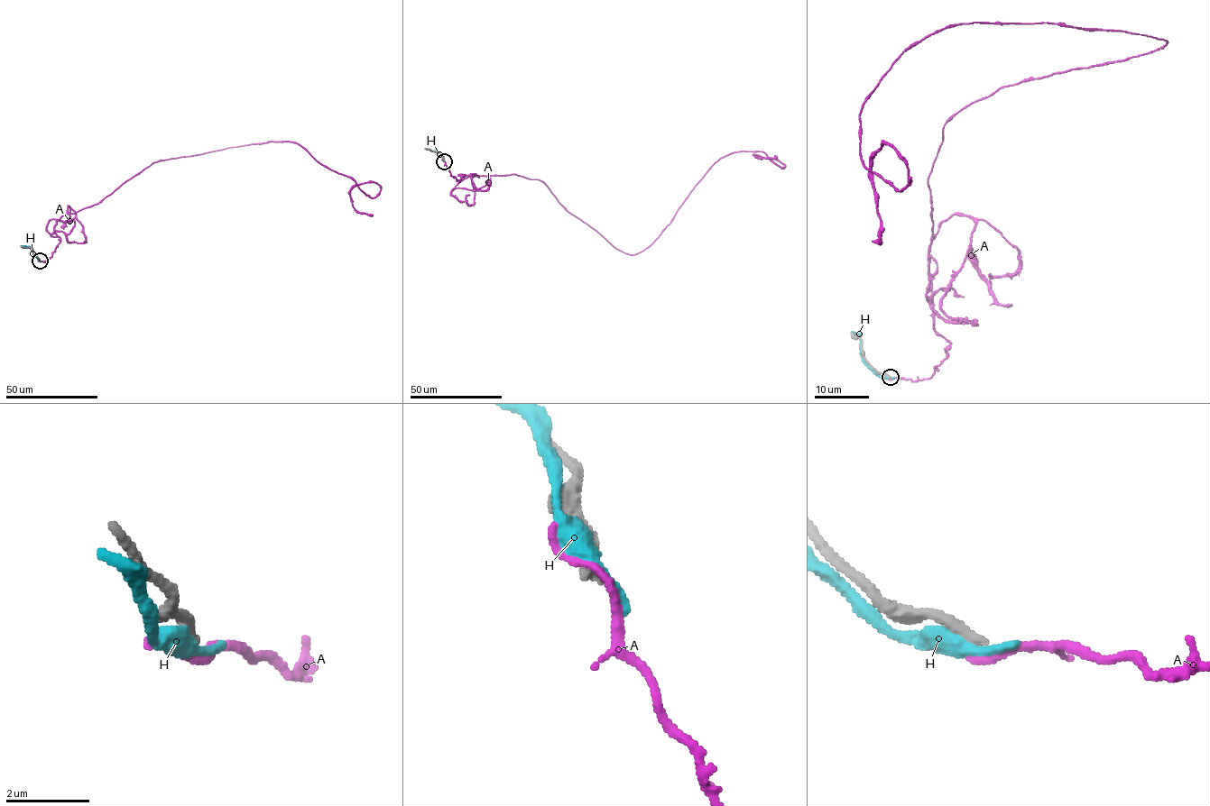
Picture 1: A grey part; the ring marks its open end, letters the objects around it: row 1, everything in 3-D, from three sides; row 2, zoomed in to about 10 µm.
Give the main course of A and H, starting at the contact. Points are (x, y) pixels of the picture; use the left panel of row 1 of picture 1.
A: (39, 261), (66, 214), (153, 162), (232, 147), (298, 143), (370, 197), (381, 187), (350, 191), (373, 215)
H: (40, 261), (30, 248), (20, 245)

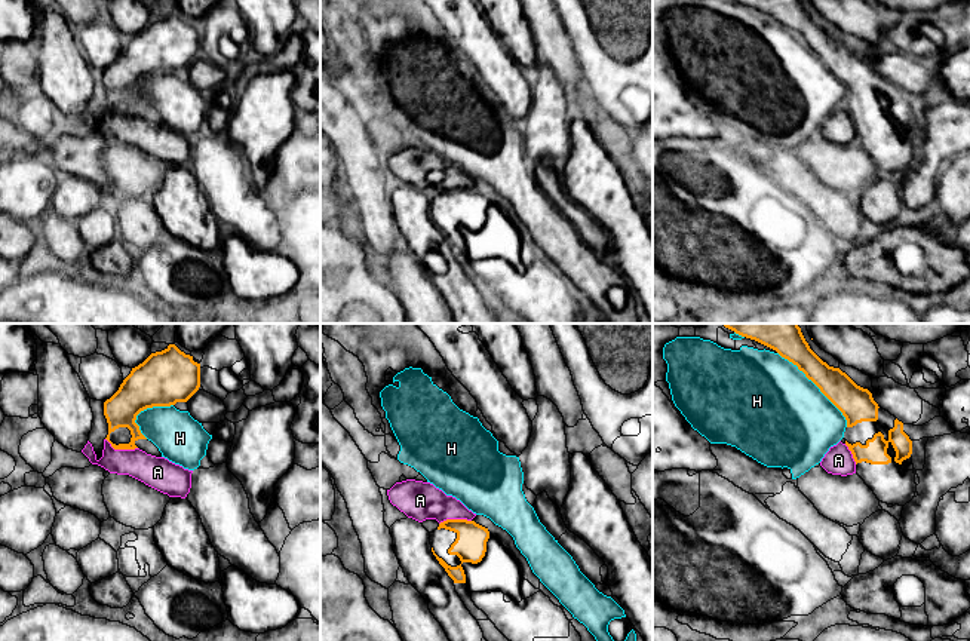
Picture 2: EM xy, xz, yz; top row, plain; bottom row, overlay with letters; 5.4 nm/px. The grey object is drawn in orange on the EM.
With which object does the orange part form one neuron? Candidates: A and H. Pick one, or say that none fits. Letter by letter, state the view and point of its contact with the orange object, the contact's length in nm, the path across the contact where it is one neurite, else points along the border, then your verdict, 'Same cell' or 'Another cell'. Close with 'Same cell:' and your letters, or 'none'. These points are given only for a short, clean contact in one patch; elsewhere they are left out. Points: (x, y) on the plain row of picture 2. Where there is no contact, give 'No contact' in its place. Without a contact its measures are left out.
A: Touches orange at xy (120, 116). Shared border 190 nm. Boundary: xy (106, 106), (114, 116), (137, 116). Another cell
H: Touches orange at yz (817, 54). Shared border 550 nm. Another cell
Same cell: none

